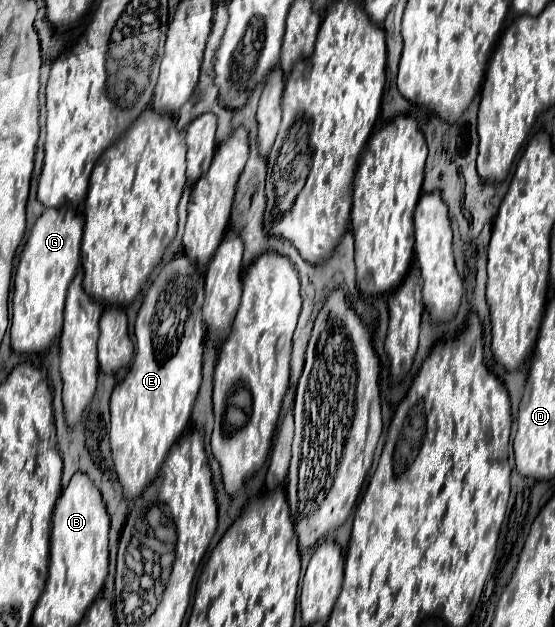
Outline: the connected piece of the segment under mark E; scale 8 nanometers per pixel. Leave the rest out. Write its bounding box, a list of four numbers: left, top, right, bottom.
[111,256,205,500]

